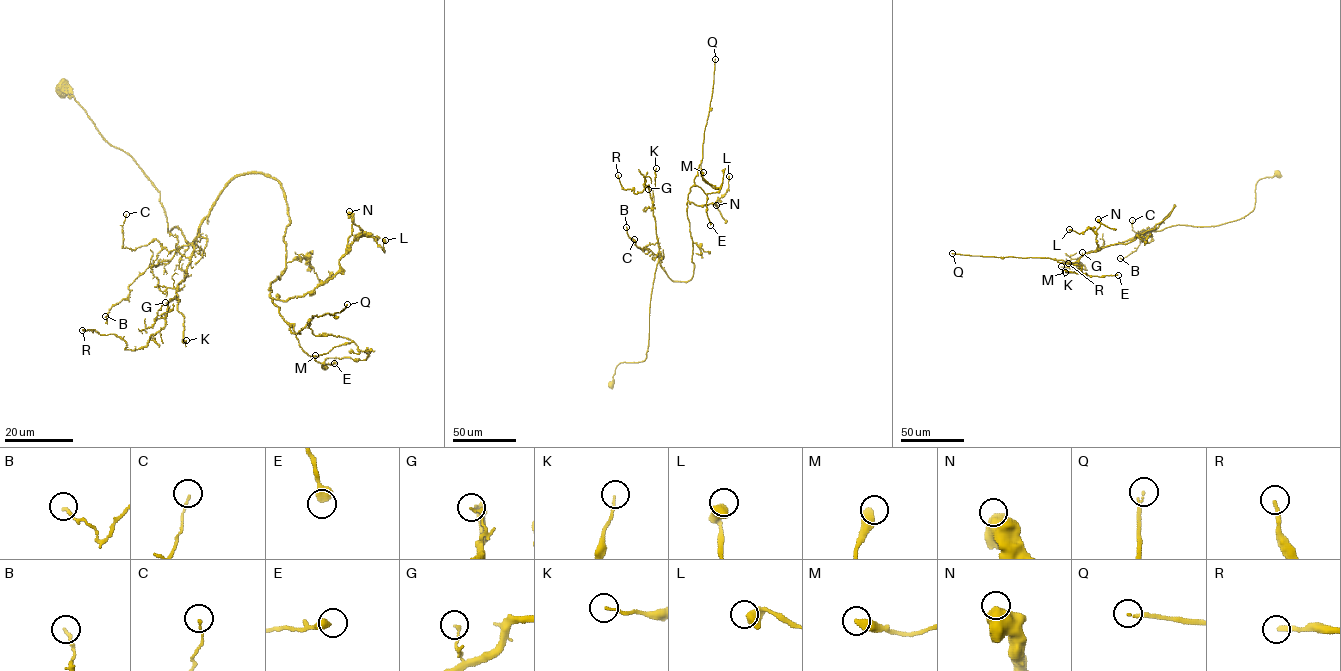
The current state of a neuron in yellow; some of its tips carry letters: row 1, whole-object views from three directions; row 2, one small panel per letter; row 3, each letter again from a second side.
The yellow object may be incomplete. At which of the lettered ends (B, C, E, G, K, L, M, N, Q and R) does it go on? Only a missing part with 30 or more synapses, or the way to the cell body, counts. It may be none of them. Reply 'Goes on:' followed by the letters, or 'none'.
Goes on: Q

